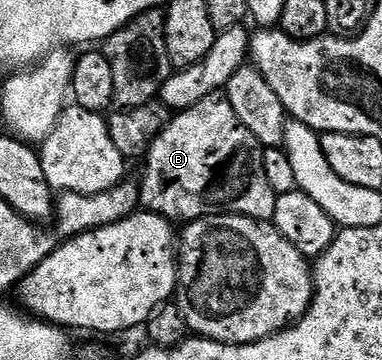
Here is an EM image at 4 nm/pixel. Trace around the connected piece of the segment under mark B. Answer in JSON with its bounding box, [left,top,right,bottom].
[140,93,278,223]

